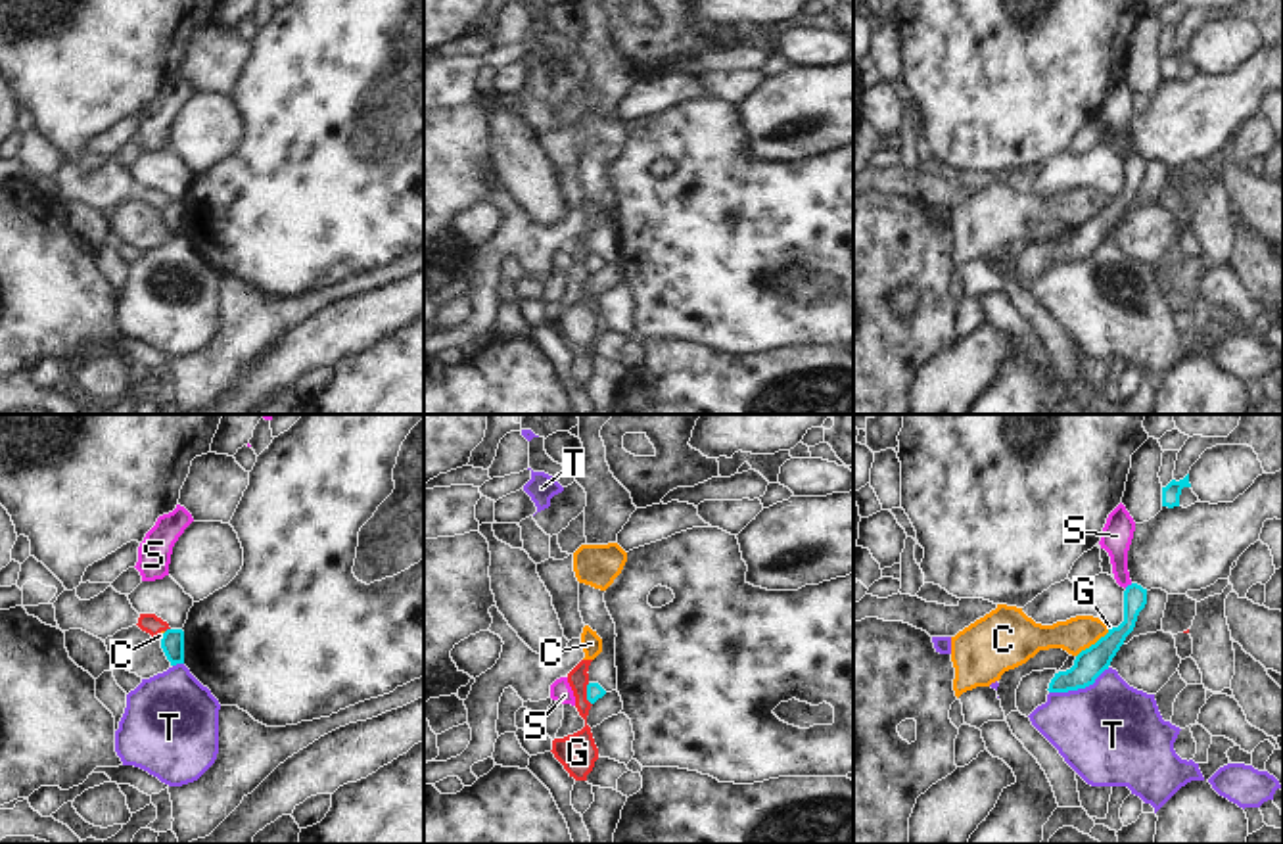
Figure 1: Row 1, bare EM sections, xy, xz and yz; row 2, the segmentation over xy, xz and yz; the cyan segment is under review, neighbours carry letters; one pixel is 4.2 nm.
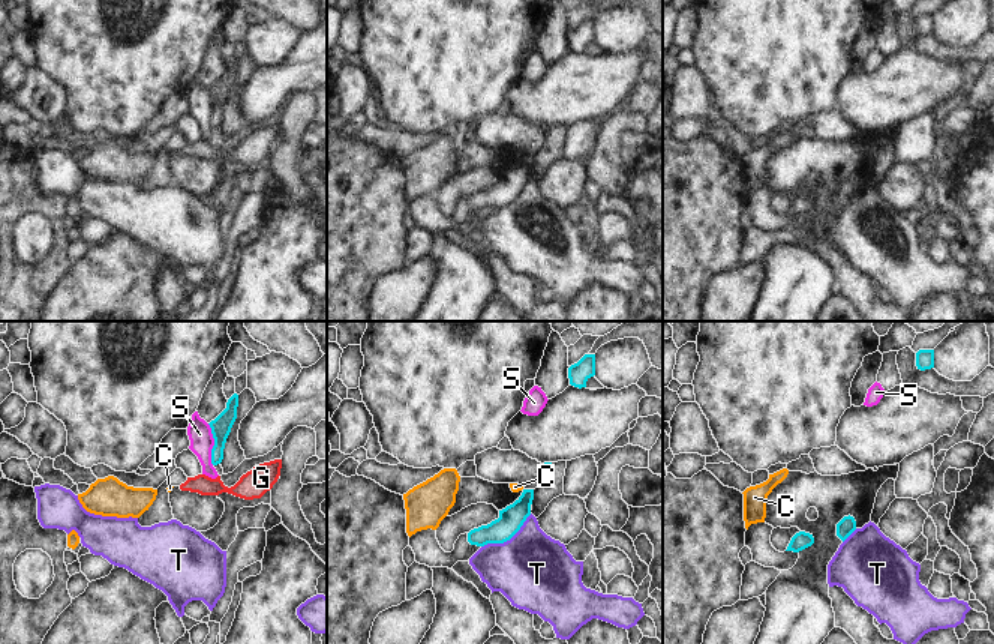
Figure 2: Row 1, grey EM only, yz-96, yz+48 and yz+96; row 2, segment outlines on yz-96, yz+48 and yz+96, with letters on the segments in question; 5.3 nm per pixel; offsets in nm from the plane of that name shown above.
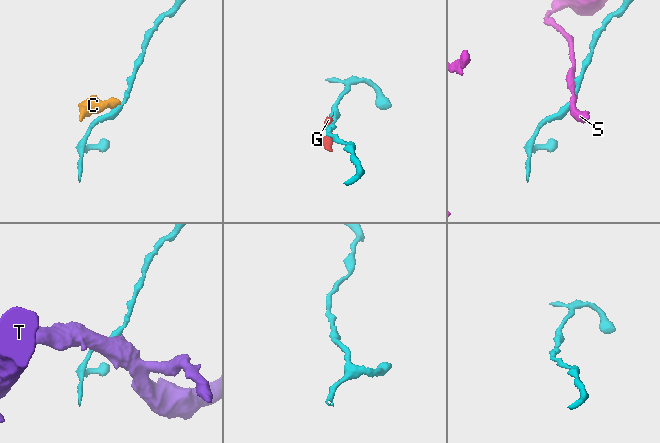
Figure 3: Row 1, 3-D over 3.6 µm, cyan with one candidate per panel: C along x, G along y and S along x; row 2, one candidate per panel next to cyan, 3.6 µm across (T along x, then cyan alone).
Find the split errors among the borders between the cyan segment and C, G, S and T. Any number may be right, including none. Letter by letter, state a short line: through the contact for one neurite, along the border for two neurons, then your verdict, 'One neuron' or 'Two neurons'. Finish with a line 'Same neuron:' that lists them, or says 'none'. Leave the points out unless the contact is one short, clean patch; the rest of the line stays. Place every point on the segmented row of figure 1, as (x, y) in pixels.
C: Line: yz (1109, 628), (1076, 656). Two neurons
G: Line: xz (587, 683), (587, 701), (591, 704). Two neurons
S: Line: yz (1132, 584), (1124, 587). Two neurons
T: Line: yz (1109, 668), (1084, 687), (1049, 693). Two neurons
Same neuron: none.

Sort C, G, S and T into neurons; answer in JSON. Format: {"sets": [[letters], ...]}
{"sets": [["C", "G"], ["S"], ["T"]]}

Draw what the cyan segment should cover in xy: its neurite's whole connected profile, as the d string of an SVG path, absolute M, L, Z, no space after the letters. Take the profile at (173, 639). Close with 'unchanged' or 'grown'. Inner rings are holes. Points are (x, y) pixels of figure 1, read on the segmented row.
M167 629L161 637L161 648L171 666L184 664L184 631Z; unchanged

